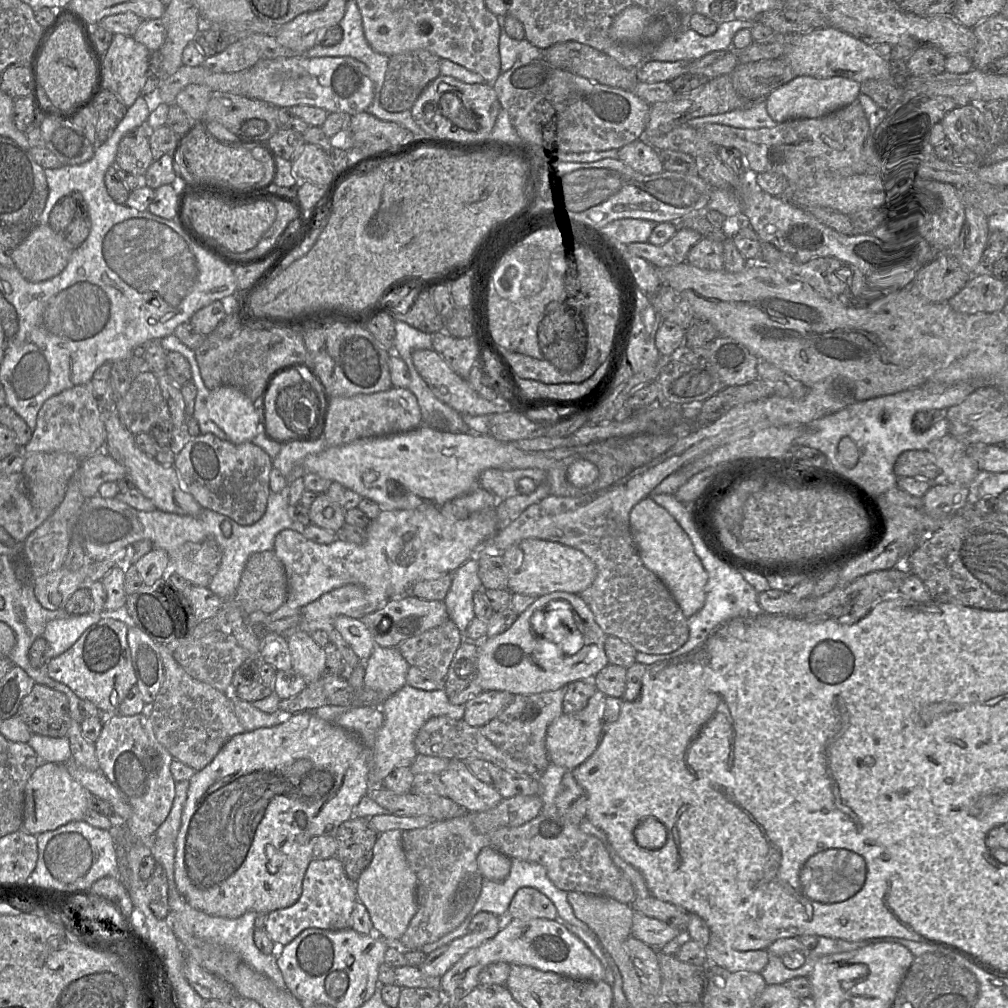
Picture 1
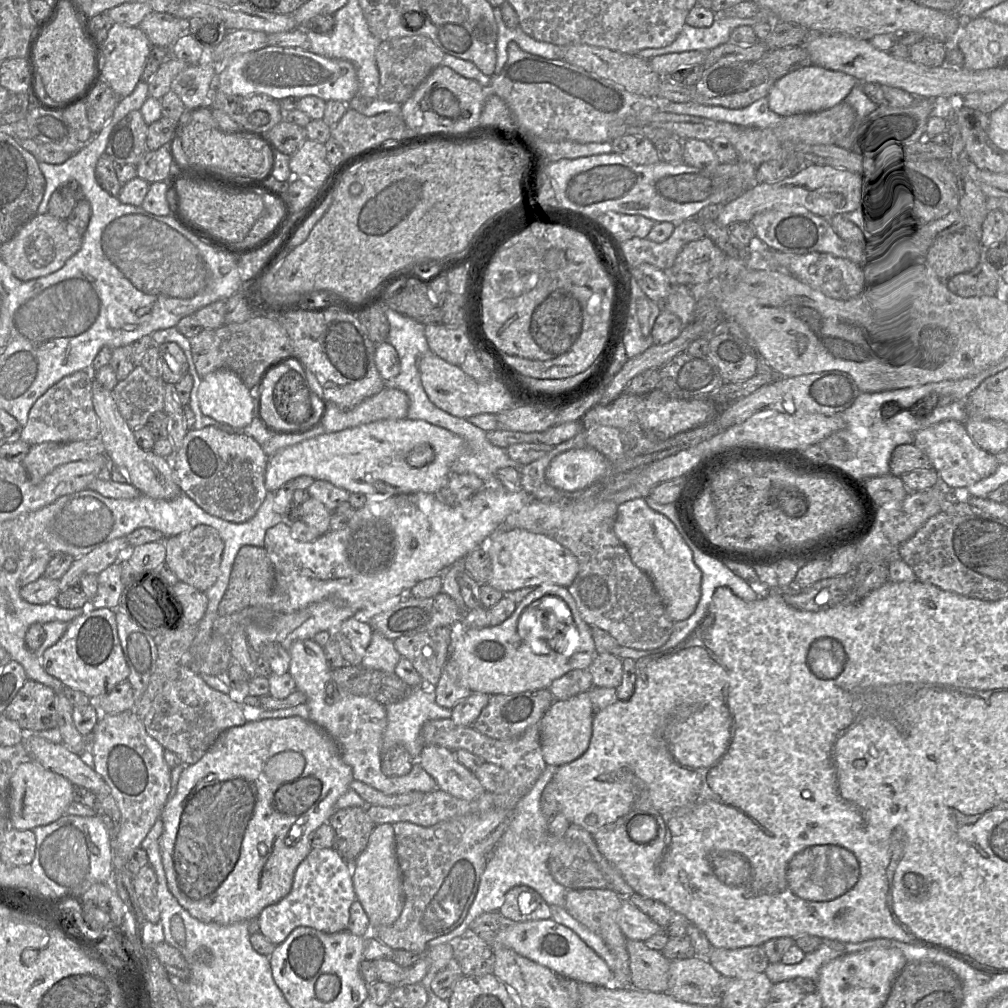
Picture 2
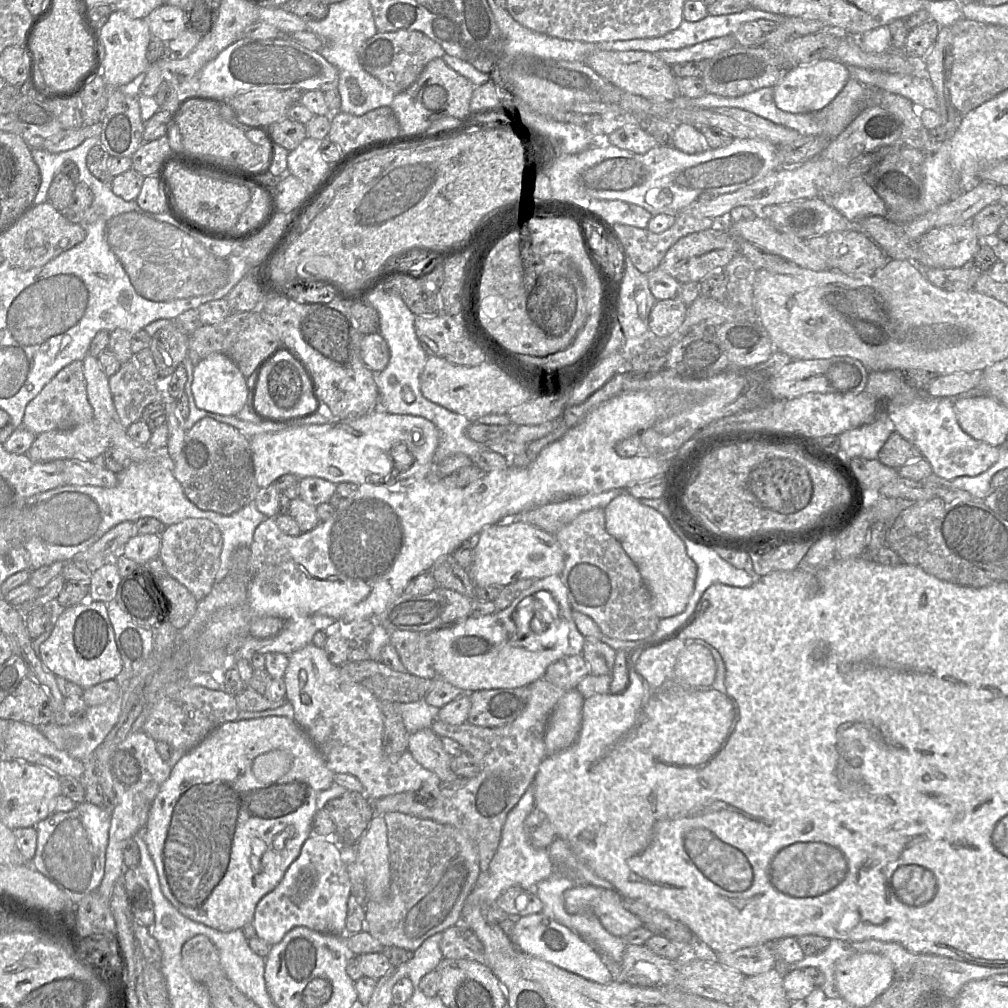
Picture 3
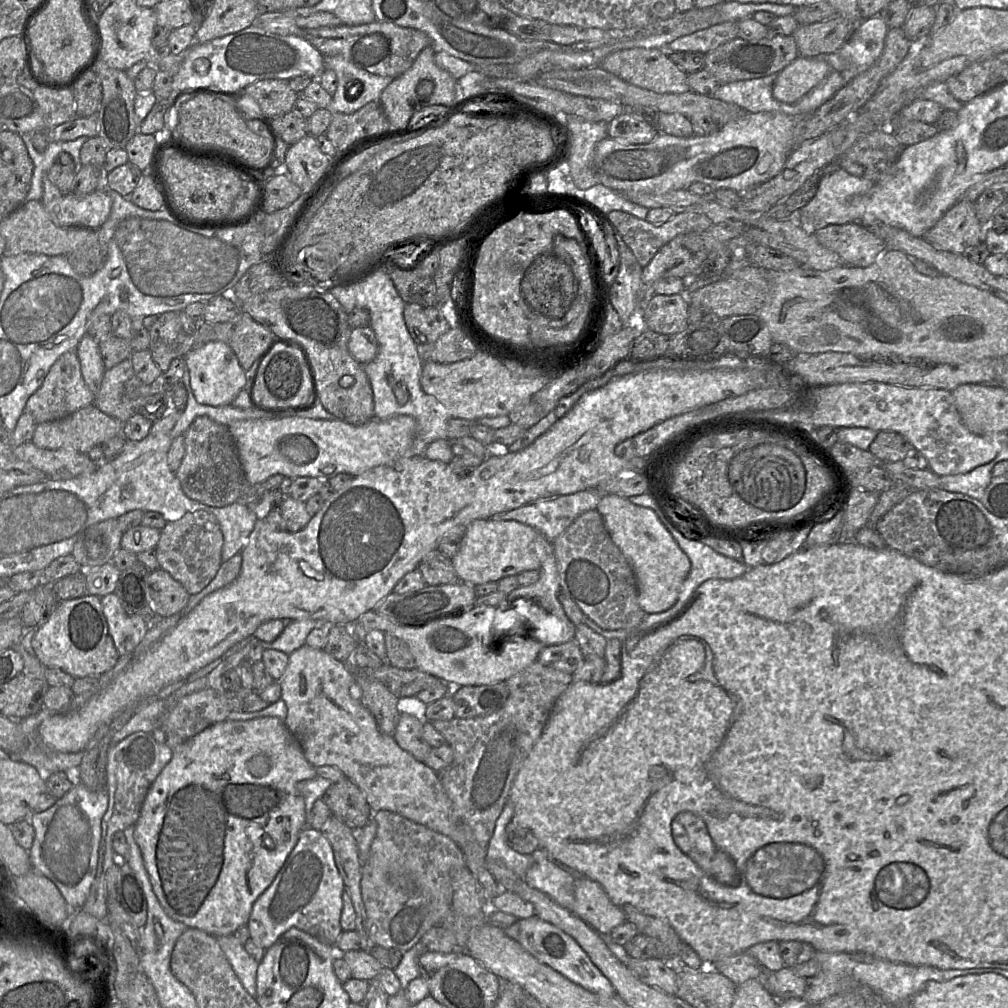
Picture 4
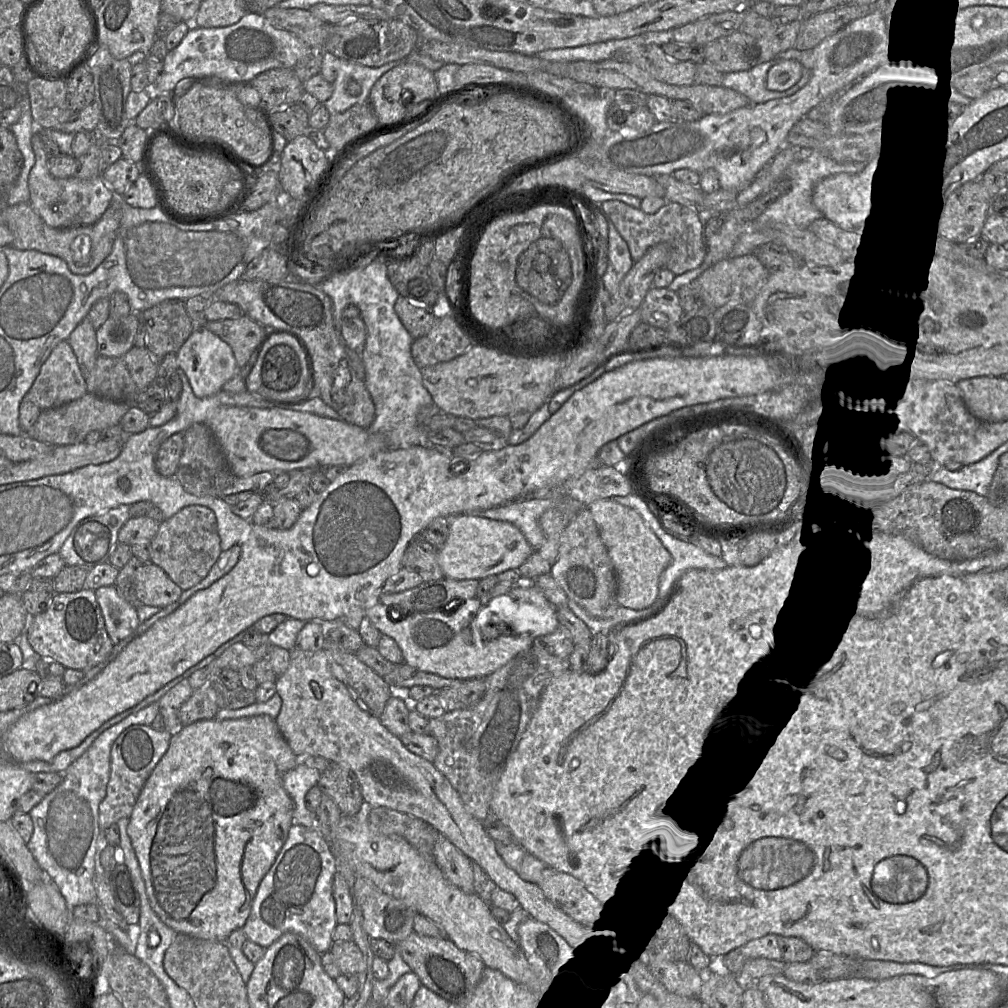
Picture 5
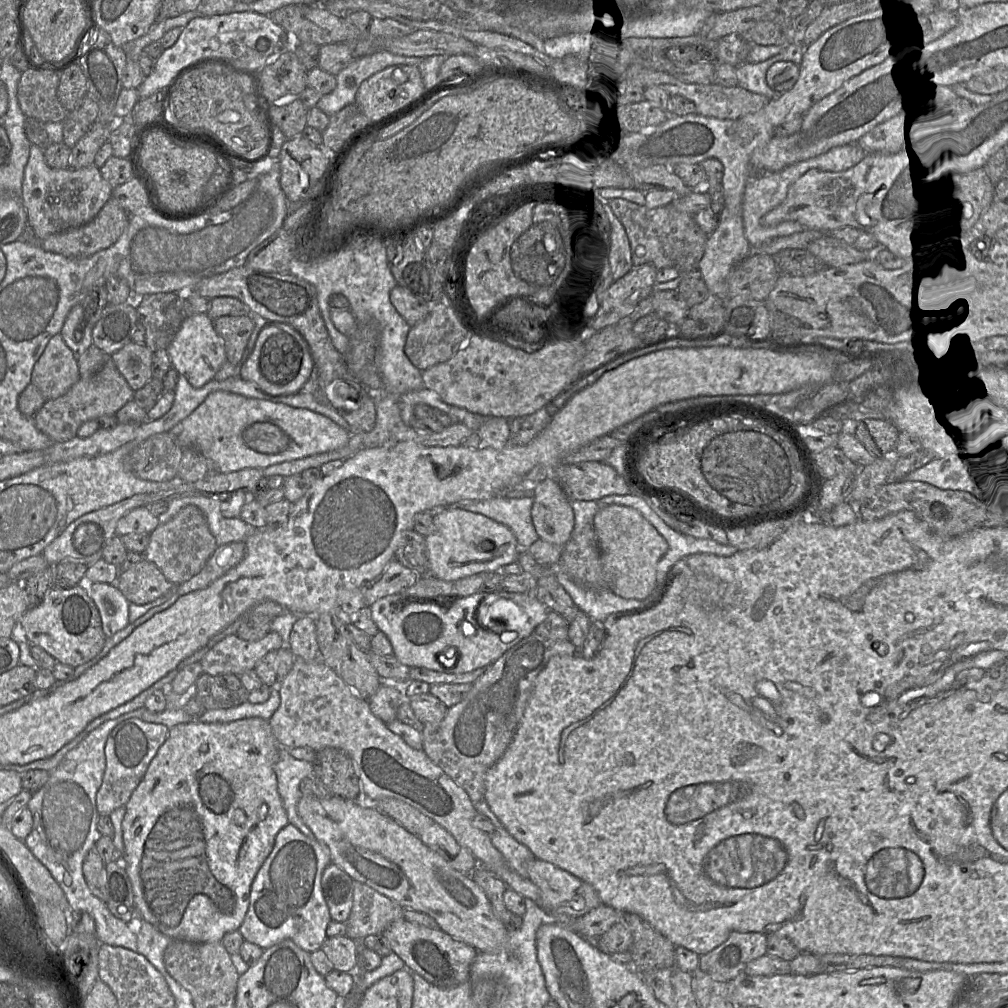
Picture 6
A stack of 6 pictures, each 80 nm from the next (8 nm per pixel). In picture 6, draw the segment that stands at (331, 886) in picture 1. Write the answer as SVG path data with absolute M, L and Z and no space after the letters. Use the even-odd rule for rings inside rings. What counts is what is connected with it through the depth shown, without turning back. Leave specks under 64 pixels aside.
M288 824L279 831L270 855L267 857L251 885L247 914L238 929L245 941L254 943L263 950L285 940L292 940L298 947L314 952L328 937L327 926L332 920L321 886L325 868L332 863L328 849L318 840L305 836L297 827Z

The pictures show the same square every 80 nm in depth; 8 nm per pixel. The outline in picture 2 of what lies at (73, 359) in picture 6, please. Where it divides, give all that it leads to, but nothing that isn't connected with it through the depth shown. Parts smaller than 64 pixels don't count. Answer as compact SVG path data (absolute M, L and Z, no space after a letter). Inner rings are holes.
M80 370L51 386L31 407L21 440L34 446L43 442L69 443L99 437L99 420L92 402L91 370Z

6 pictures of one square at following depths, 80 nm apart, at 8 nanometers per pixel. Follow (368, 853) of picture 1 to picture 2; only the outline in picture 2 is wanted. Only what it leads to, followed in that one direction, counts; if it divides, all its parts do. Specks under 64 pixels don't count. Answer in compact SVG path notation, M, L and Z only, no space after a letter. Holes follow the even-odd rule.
M363 807L336 808L329 820L335 831L336 851L349 864L367 847L375 823Z

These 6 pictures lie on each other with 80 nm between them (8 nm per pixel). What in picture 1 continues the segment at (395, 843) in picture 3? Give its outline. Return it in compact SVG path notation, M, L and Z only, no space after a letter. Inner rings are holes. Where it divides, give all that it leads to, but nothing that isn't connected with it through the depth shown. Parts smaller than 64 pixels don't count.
M517 795L503 798L497 806L486 811L466 811L463 815L436 822L428 827L402 831L403 850L417 877L417 912L400 938L398 947L404 951L419 950L456 930L469 916L481 893L483 877L478 868L477 857L482 849L491 846L488 833L501 827L523 825L536 818L542 807L543 802L537 795Z

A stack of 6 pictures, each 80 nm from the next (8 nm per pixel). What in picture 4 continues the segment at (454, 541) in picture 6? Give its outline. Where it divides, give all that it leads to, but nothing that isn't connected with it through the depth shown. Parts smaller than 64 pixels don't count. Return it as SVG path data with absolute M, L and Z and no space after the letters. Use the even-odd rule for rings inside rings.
M477 519L467 525L451 561L459 579L465 583L474 586L498 582L506 576L540 569L548 555L554 553L554 541L546 540L534 528L517 521Z

